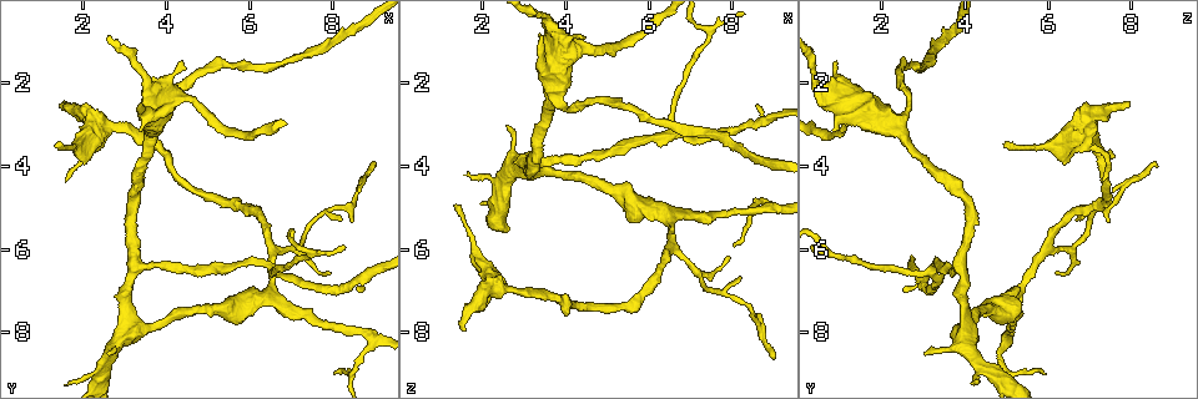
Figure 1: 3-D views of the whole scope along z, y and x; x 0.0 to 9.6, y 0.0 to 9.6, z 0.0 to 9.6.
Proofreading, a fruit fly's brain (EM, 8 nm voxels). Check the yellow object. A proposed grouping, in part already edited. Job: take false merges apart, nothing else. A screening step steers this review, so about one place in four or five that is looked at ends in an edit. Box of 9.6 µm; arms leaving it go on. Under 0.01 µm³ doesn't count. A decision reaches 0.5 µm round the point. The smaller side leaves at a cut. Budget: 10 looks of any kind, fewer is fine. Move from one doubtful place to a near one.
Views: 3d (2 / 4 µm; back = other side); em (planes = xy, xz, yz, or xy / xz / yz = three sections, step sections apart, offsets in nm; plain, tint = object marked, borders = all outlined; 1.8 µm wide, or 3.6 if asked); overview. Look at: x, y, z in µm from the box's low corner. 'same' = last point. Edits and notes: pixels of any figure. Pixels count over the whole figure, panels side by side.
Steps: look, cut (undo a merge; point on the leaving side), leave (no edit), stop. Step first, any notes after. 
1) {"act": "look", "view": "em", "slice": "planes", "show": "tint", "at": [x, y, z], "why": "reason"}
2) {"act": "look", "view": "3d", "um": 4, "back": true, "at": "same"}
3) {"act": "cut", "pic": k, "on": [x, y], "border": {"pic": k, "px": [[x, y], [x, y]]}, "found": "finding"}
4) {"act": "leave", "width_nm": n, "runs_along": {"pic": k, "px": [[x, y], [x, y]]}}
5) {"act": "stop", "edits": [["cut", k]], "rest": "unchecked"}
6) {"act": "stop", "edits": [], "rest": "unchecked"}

{"act": "look", "view": "3d", "um": 2, "back": true, "at": [3.20, 7.90, 4.00], "why": "four-way junction"}

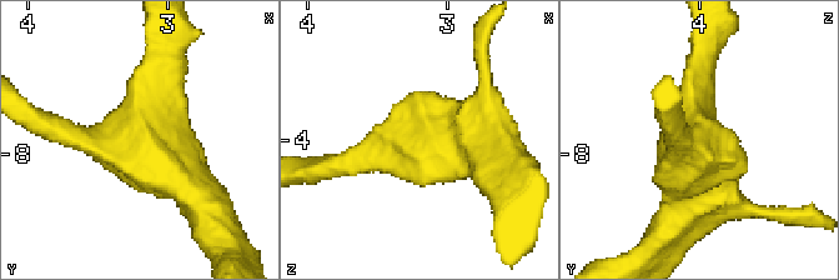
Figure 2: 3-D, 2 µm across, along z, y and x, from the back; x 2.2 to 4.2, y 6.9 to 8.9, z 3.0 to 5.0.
{"act": "look", "view": "em", "slice": "yz", "step": 4, "show": "tint", "at": [3.24, 7.90, 4.02]}

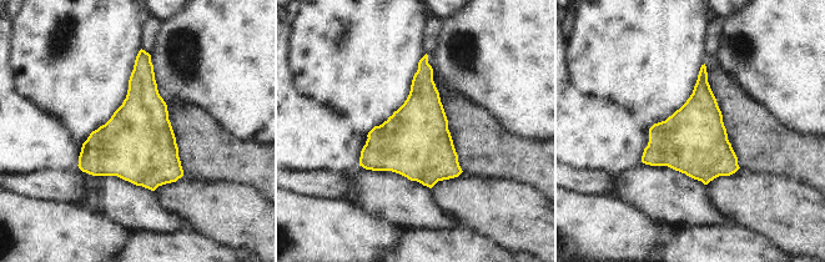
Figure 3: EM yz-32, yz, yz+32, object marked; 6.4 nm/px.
{"act": "look", "view": "em", "slice": "planes", "show": "borders", "at": "same", "why": "another direction"}

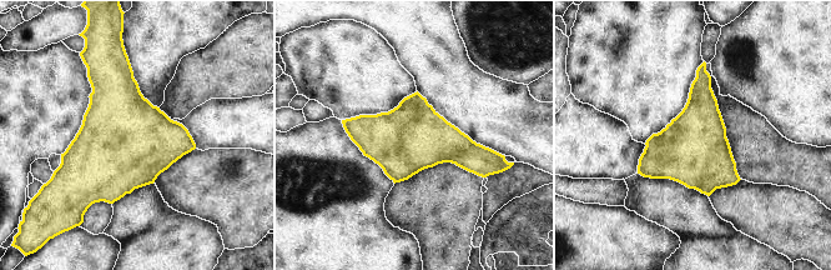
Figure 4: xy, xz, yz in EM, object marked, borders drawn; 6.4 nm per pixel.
{"act": "leave", "found": "continuous, no second neuron"}

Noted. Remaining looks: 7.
{"act": "look", "view": "3d", "um": 4, "at": [6.55, 5.95, 5.95], "why": "two arms in line, one across"}

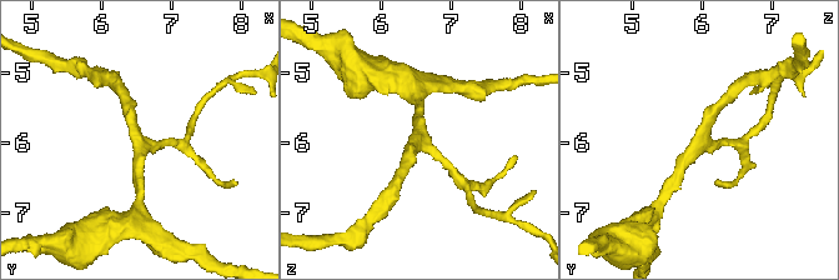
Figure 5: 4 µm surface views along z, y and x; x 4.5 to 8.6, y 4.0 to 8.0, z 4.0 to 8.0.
{"act": "look", "view": "em", "slice": "yz", "step": 4, "show": "tint", "at": [6.55, 6.00, 5.90], "why": "now the EM"}

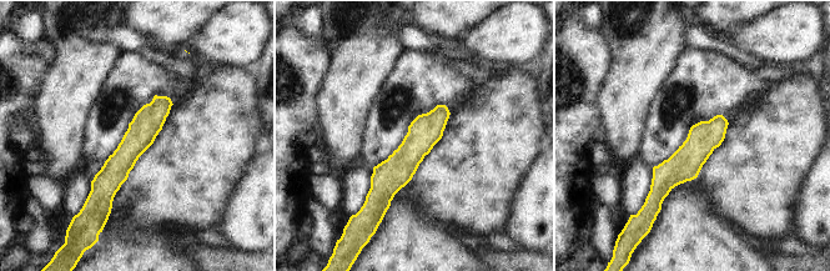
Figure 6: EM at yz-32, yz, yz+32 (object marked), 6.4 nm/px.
{"act": "look", "view": "em", "slice": "planes", "show": "tint", "at": "same"}

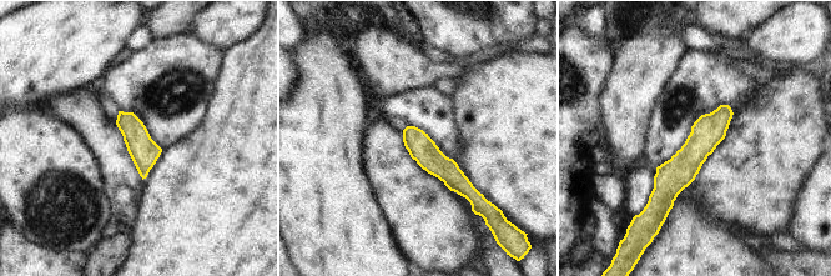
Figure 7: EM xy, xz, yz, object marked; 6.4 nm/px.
{"act": "leave", "runs_along": {"pic": 7, "px": [[725, 108], [670, 179], [659, 204]]}, "found": "continuous, no second neuron"}

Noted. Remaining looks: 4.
{"act": "look", "view": "3d", "um": 2, "at": [8.55, 8.95, 4.95], "why": "abrupt turn"}

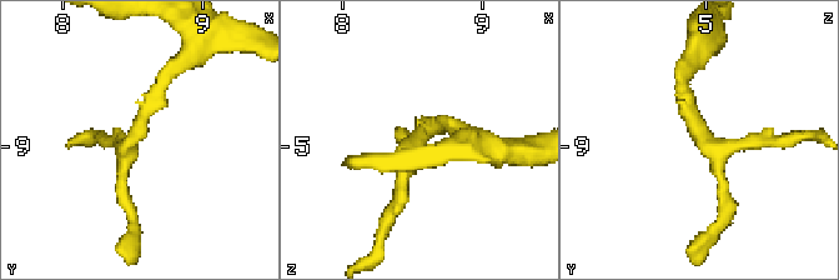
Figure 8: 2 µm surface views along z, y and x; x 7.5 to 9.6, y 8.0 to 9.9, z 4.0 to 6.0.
{"act": "look", "view": "em", "slice": "planes", "show": "plain", "at": [8.58, 8.92, 4.96], "why": "need the tissue"}

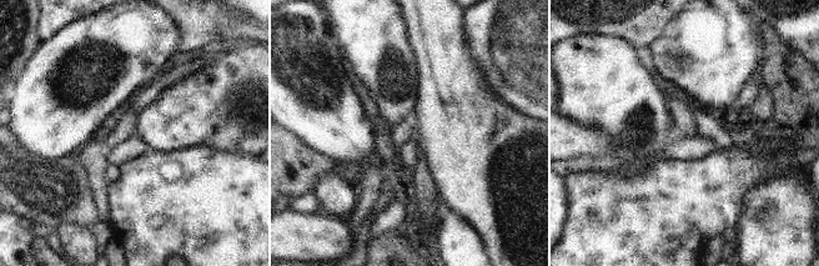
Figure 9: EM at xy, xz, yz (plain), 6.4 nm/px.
{"act": "look", "view": "em", "slice": "planes", "show": "tint", "at": "same"}

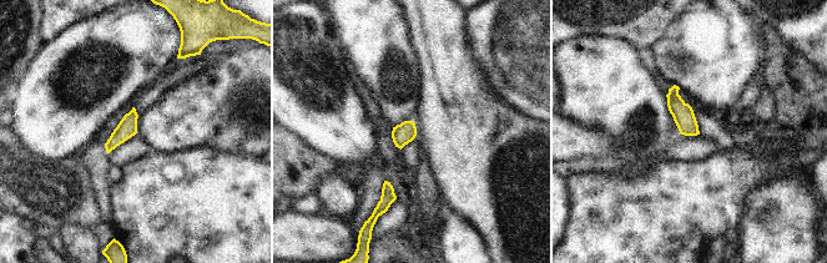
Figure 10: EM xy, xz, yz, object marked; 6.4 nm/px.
{"act": "leave", "found": "all the same neuron"}

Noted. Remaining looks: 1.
{"act": "stop", "edits": [], "rest": "unchecked"}

